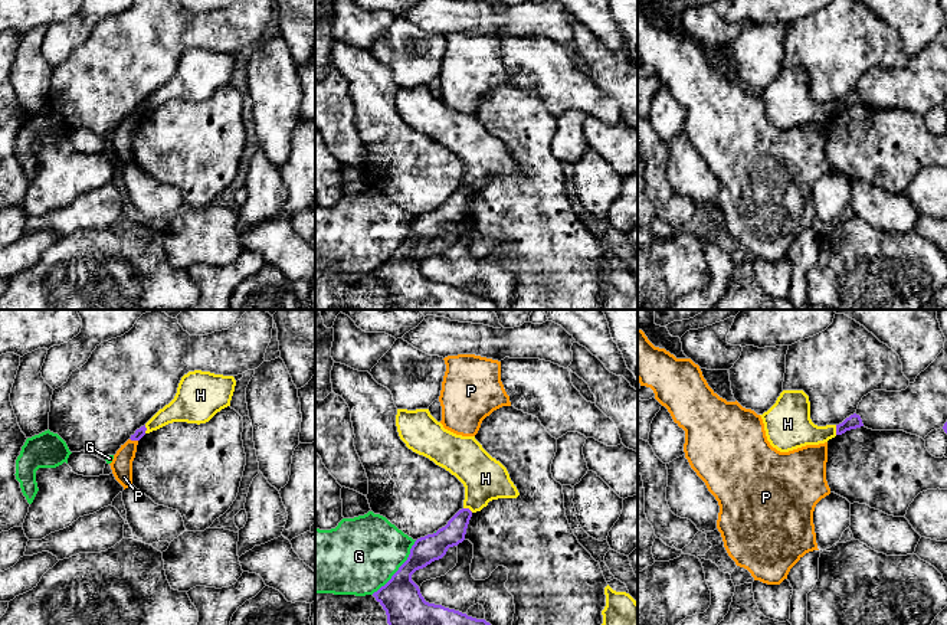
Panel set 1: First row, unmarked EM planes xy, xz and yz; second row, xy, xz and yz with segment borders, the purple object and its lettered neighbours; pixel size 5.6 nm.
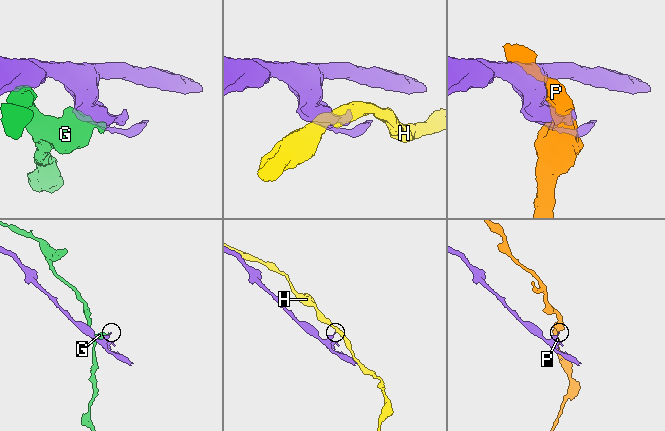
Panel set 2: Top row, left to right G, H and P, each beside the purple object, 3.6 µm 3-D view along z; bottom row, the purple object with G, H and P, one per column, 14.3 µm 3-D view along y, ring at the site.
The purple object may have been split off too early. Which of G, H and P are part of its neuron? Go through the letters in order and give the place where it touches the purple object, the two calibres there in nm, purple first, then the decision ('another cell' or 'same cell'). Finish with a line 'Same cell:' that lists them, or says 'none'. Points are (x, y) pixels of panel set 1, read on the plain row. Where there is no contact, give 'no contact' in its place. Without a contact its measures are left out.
G: meets purple in xz at (399, 246); 240 nm thick on the purple side, 420 nm on the other; another cell
H: meets purple in yz at (836, 107); 80 nm thick on the purple side, 240 nm on the other; another cell
P: meets purple in xy at (134, 117); 50 nm thick on the purple side, 120 nm on the other; another cell
Same cell: none

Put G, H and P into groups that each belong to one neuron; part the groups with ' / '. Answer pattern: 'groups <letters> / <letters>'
groups G / H / P

